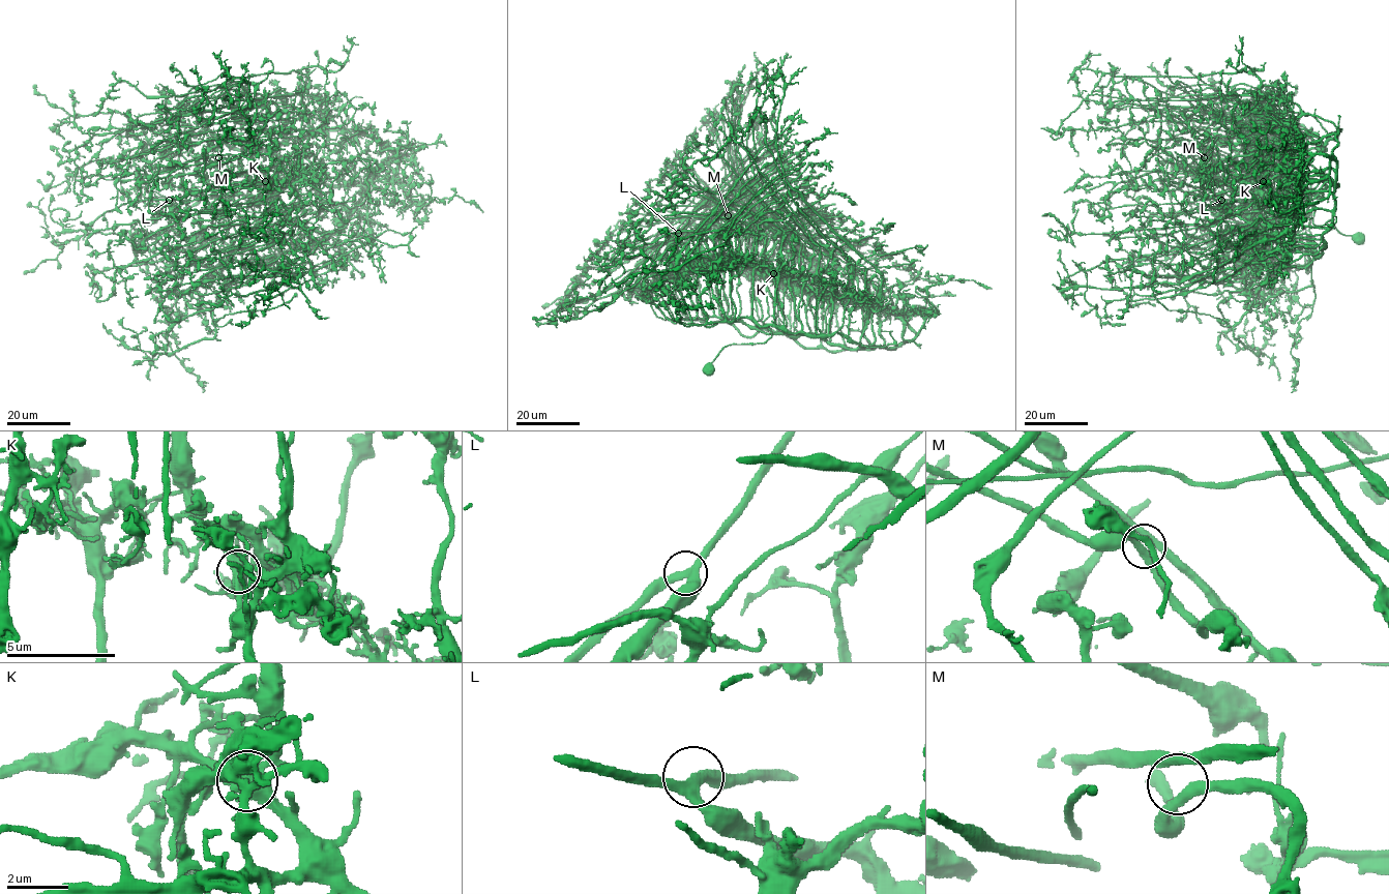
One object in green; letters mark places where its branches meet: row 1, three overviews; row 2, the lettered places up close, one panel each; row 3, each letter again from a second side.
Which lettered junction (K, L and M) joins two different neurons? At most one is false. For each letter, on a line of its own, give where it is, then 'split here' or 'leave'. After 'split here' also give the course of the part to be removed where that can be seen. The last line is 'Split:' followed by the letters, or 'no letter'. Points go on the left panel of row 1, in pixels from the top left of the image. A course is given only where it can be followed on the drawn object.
K: at (265, 181); split here; foreign part runs (265, 181), (259, 202), (270, 210), (295, 198), (277, 180), (255, 196), (262, 224), (237, 219), (198, 240)
L: at (169, 200); leave
M: at (218, 157); leave
Split: K

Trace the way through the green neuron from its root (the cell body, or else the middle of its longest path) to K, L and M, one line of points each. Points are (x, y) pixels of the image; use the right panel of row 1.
K: (1359, 239), (1345, 236), (1332, 218), (1316, 225), (1312, 206), (1288, 203), (1288, 197), (1277, 197), (1263, 182)
L: (1359, 239), (1332, 218), (1316, 225), (1312, 206), (1286, 201), (1321, 195), (1289, 220), (1221, 200)
M: (1359, 239), (1345, 236), (1332, 218), (1316, 225), (1312, 206), (1257, 200), (1260, 183), (1241, 162), (1204, 157)

